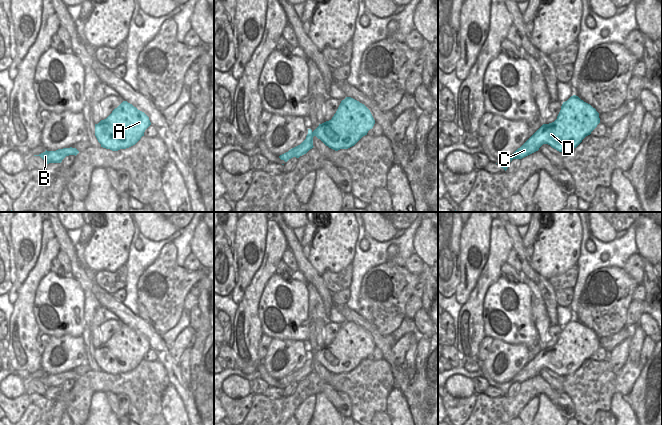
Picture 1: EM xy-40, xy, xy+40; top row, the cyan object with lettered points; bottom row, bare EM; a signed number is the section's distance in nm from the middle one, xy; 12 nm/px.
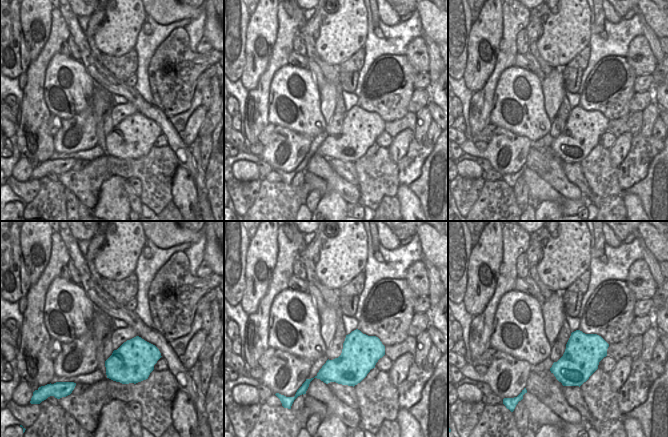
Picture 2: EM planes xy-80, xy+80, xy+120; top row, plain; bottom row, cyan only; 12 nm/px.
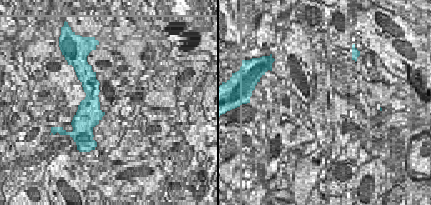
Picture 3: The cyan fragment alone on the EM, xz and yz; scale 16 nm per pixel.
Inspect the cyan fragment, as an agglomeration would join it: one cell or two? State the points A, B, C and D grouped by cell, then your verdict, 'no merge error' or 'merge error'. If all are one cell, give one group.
A D / B C; merge error

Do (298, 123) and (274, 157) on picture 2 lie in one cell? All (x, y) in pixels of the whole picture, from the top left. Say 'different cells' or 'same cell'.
different cells

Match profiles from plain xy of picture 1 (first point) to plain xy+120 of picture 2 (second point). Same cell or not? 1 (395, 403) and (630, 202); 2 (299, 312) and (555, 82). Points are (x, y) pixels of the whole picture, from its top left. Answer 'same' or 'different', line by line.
1: same
2: different

